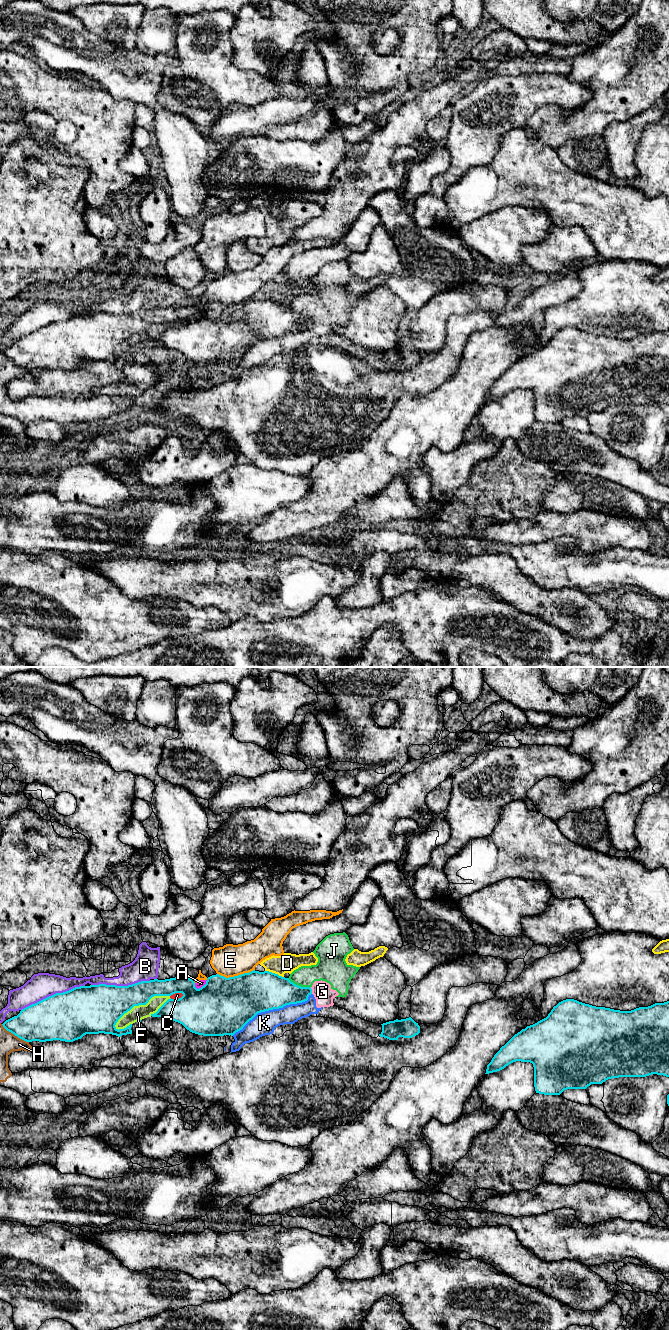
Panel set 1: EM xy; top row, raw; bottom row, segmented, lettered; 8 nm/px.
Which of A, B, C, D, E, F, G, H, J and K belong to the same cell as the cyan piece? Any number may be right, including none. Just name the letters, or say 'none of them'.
none of them

